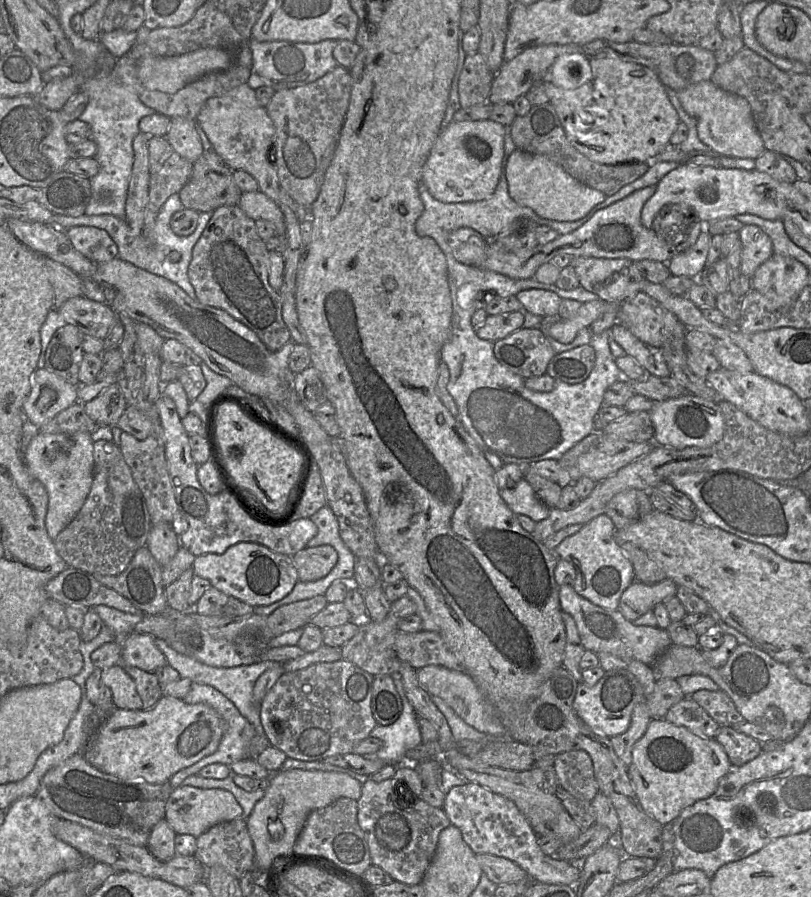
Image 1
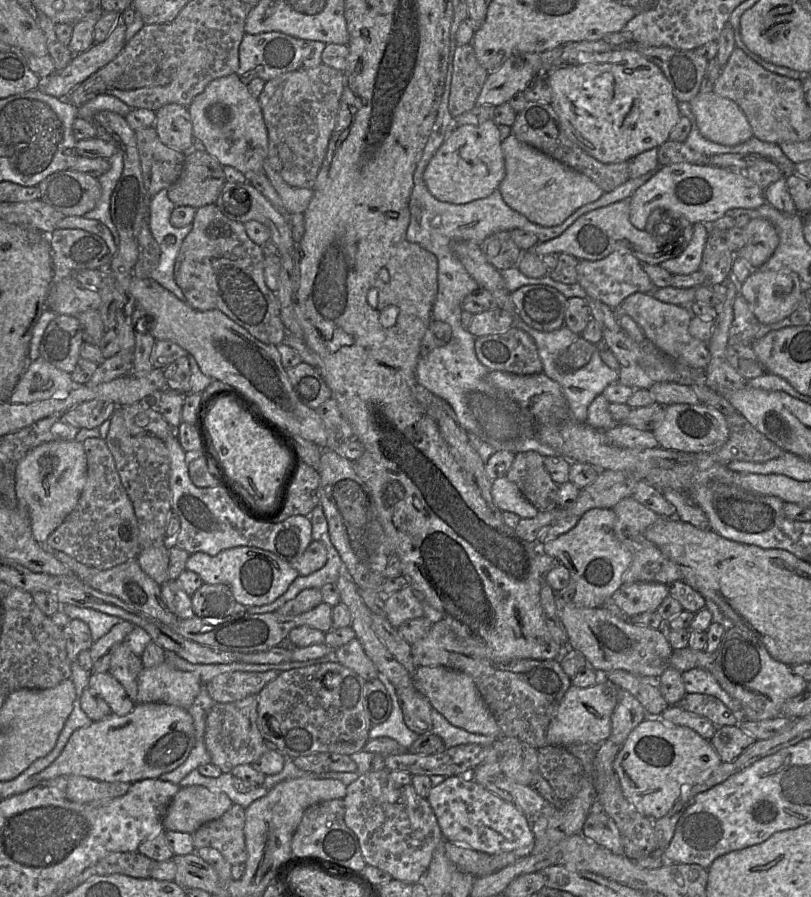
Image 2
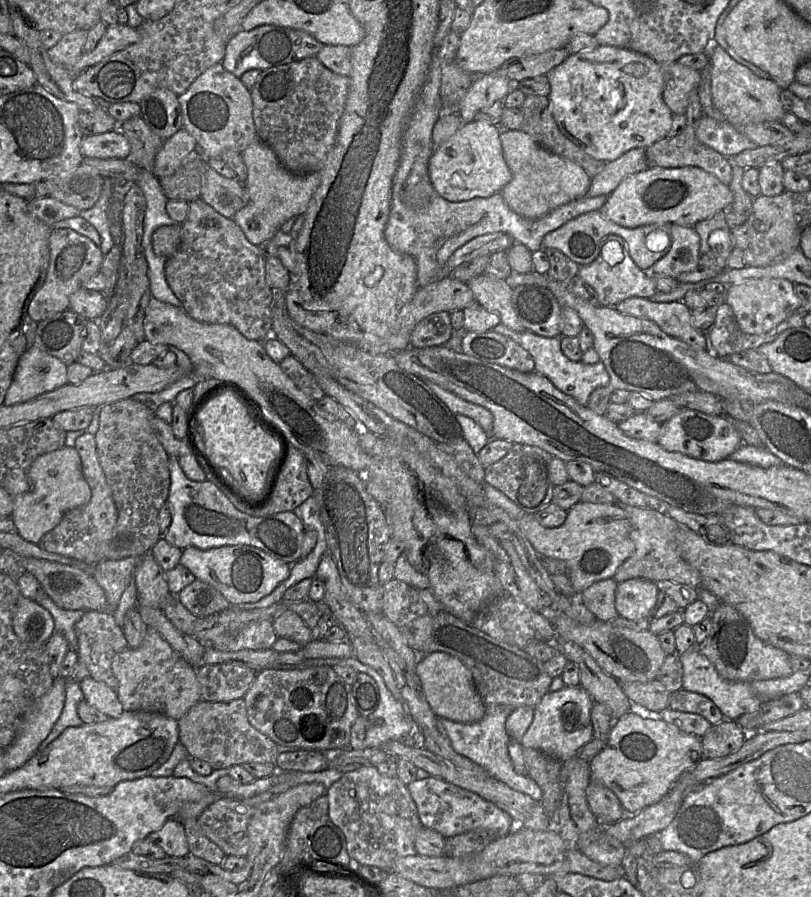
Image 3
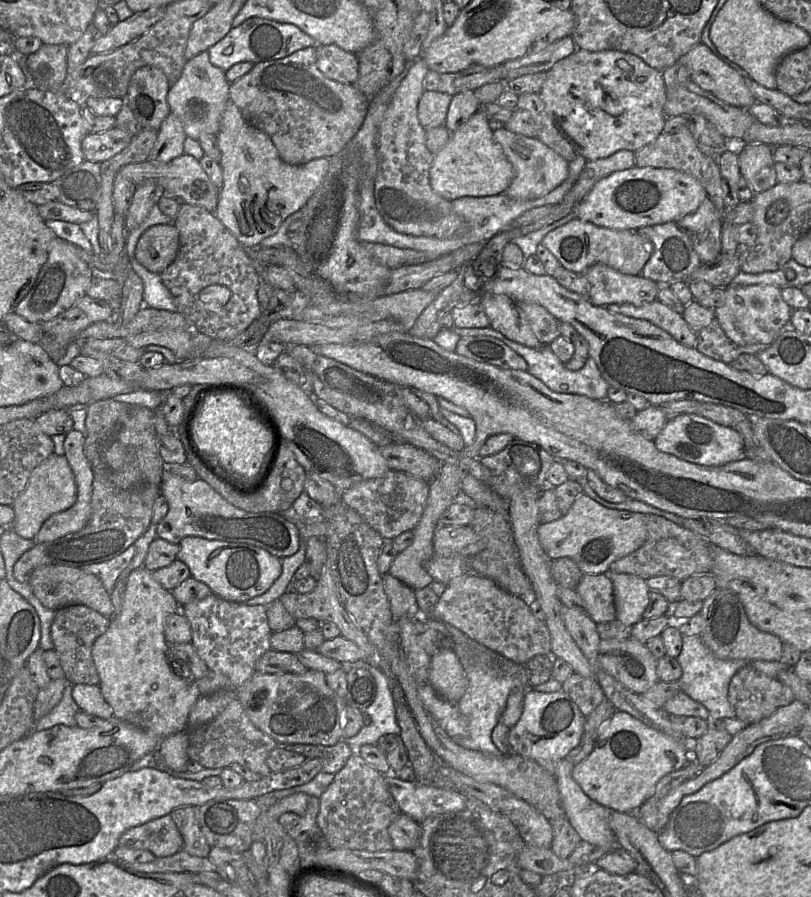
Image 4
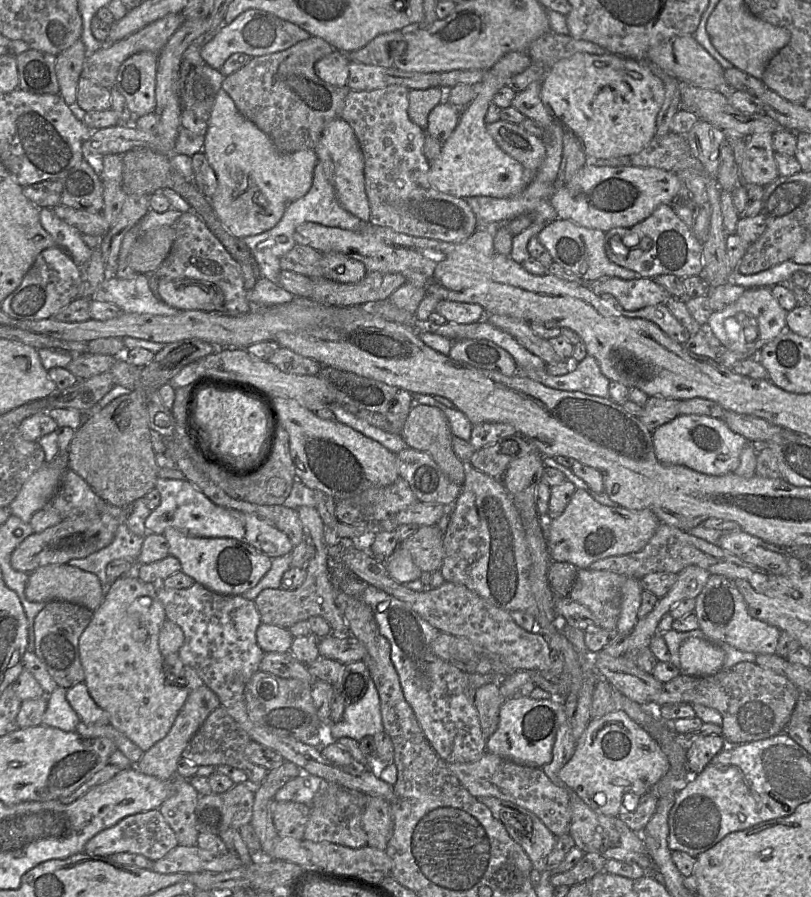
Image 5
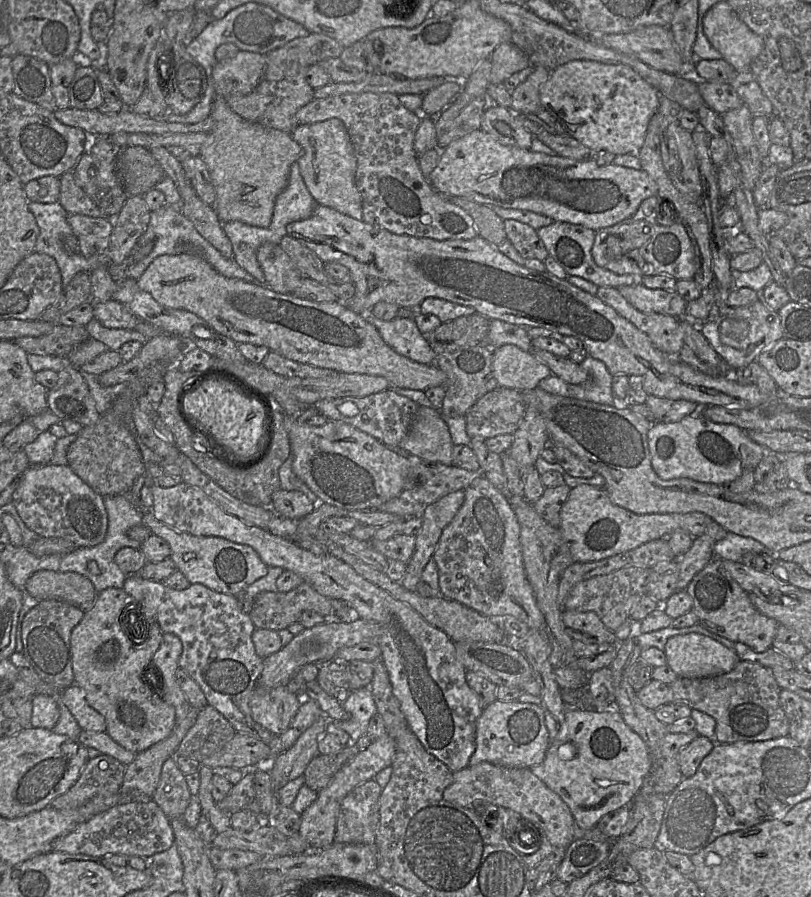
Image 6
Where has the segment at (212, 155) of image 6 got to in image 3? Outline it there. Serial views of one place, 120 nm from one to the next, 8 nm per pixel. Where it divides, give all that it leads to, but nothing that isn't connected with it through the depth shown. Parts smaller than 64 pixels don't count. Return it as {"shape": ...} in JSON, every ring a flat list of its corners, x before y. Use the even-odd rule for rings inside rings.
{"shape":[[257,138,245,150,241,157,247,168,247,179,243,185,249,201,233,217,247,240,259,246,266,240,272,240,281,225,292,216,304,215,309,201,320,184,320,172,295,174,287,170,279,161,272,148]]}

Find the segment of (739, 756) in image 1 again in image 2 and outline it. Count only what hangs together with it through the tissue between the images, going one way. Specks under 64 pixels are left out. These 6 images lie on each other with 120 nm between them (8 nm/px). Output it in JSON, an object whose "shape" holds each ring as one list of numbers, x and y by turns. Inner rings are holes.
{"shape":[[739,725,717,727,709,740,722,762,732,762,751,746,756,739]]}

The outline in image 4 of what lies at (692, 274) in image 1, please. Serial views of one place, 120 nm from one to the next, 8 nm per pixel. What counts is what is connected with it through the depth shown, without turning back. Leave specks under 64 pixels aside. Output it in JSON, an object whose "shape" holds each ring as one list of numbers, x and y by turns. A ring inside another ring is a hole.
{"shape":[[676,222,641,227,636,230,640,235,650,239,654,251,642,269,641,275,656,281,658,284,671,284,676,281,686,280,688,276,701,265,693,243,688,234]]}

